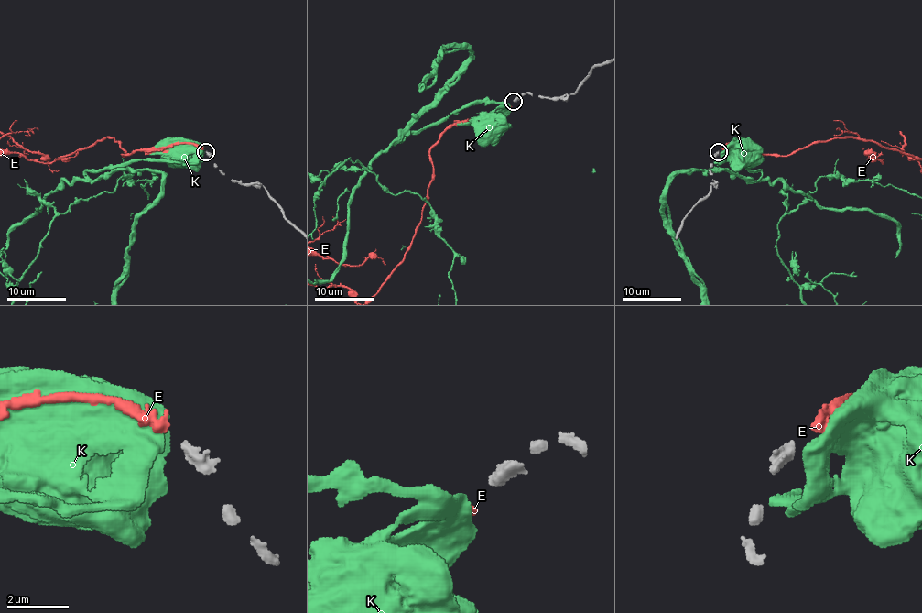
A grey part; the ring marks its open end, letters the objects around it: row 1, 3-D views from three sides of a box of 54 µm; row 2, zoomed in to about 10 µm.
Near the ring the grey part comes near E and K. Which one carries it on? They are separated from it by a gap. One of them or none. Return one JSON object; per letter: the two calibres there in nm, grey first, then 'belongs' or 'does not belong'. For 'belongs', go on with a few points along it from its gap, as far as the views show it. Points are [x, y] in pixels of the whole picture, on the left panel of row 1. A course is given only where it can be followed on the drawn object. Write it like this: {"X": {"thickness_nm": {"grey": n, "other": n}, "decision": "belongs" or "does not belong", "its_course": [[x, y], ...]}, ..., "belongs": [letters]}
{"E": {"thickness_nm": {"grey": 380, "other": 340}, "decision": "belongs"}, "K": {"thickness_nm": {"grey": 380, "other": 650}, "decision": "does not belong"}, "belongs": ["E"]}

